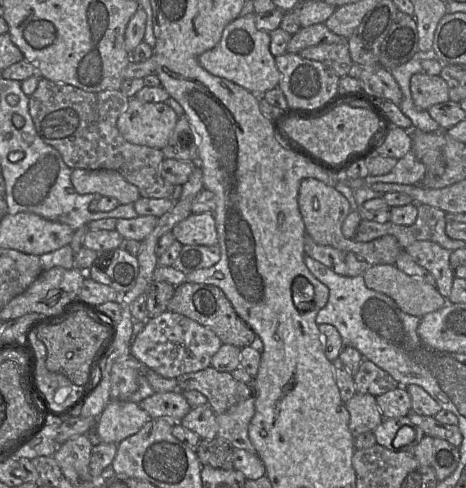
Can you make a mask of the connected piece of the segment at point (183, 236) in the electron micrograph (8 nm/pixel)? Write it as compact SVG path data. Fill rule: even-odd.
M204 212L191 214L186 219L177 223L172 233L182 245L218 245L218 232L214 214Z

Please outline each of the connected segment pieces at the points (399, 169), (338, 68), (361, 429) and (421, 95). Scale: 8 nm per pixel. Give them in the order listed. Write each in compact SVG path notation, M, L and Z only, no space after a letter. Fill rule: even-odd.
M410 150L398 160L391 172L381 176L367 176L366 183L421 184L426 173L425 165Z
M348 43L322 44L306 48L298 53L302 58L318 61L333 69L339 77L353 74L354 63L351 59Z
M356 393L345 404L350 415L349 430L354 437L373 432L384 420L376 397L371 394Z
M413 74L410 90L415 106L421 110L428 111L431 106L450 100L448 84L440 75Z

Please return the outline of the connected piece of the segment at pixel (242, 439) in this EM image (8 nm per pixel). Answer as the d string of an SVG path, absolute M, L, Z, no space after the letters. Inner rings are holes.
M239 367L231 372L233 378L250 388L250 396L216 417L218 437L227 441L234 449L243 449L256 454L249 439L249 424L255 413L256 379Z

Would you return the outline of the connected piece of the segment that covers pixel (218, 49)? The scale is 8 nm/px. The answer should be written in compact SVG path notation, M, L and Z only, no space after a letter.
M256 13L238 17L229 23L222 34L219 44L202 53L198 62L210 74L227 79L246 90L262 96L278 87L281 73L276 67L275 58L270 52L270 33L256 28Z

